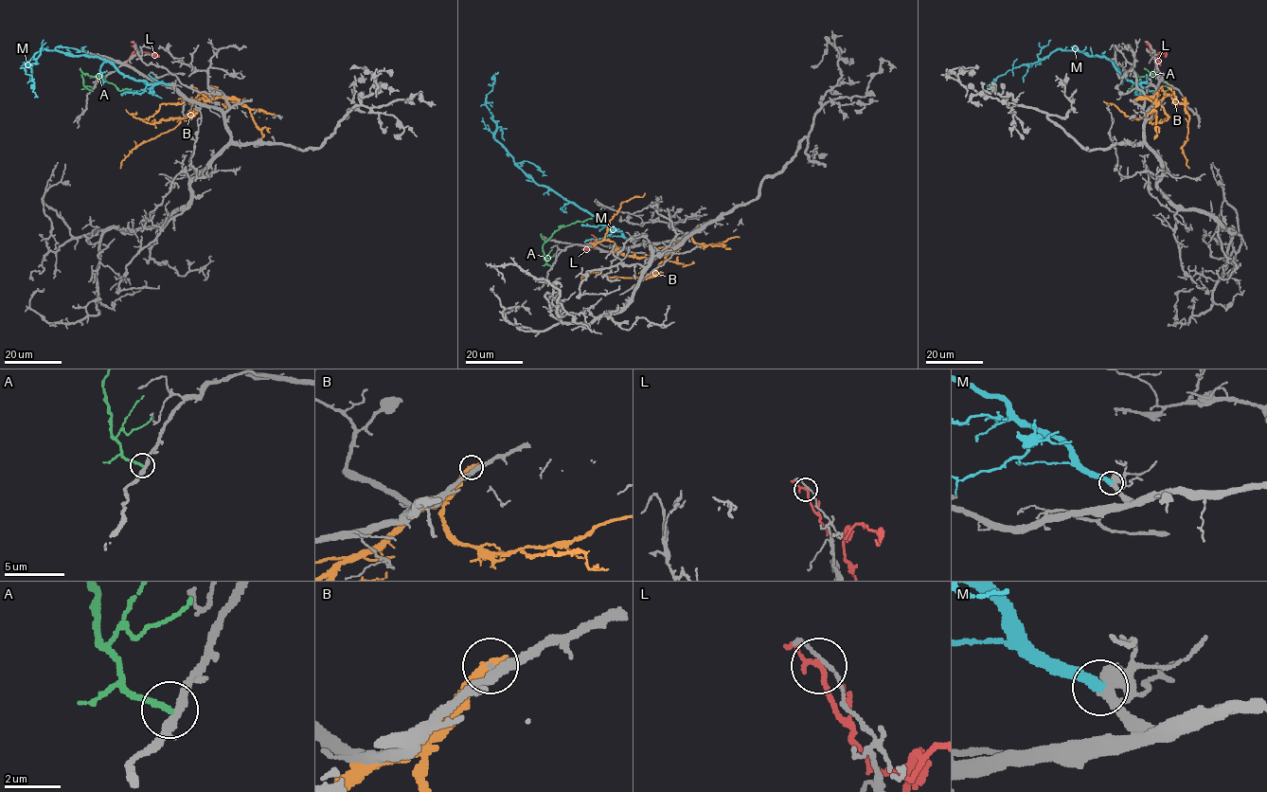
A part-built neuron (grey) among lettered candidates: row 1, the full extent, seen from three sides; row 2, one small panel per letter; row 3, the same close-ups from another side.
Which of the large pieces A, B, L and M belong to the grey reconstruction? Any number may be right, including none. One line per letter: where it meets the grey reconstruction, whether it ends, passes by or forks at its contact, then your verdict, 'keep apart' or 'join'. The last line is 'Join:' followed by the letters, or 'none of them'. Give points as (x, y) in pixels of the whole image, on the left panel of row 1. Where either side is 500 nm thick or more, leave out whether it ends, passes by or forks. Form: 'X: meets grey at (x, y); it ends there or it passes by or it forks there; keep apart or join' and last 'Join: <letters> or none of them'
A: meets grey at (91, 88); it ends there; keep apart
B: meets grey at (238, 100); keep apart
L: meets grey at (134, 44); it forks there; keep apart
M: meets grey at (170, 84); it ends there; join
Join: M

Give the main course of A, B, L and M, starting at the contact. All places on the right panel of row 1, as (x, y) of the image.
A: (1176, 89), (1153, 73), (1137, 78), (1132, 90), (1129, 88)
B: (1135, 100), (1154, 98), (1168, 117), (1151, 124), (1149, 120), (1127, 116), (1113, 103), (1103, 100)
L: (1149, 44), (1155, 54), (1162, 51), (1165, 55)
M: (1151, 84), (1129, 80), (1104, 57), (1056, 48), (1035, 62), (1012, 67), (998, 76), (982, 97)

